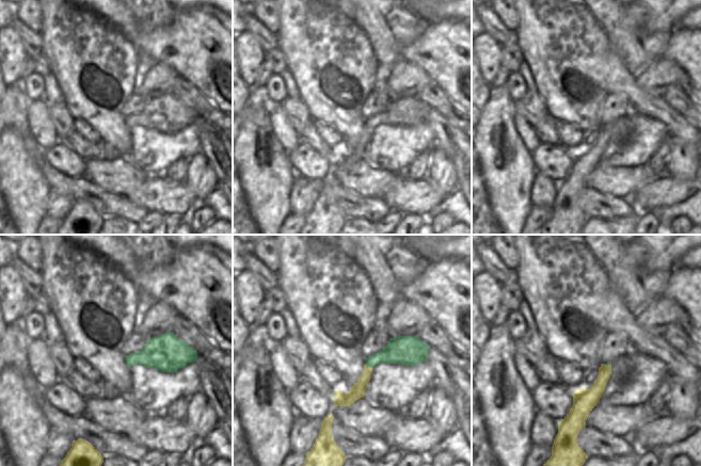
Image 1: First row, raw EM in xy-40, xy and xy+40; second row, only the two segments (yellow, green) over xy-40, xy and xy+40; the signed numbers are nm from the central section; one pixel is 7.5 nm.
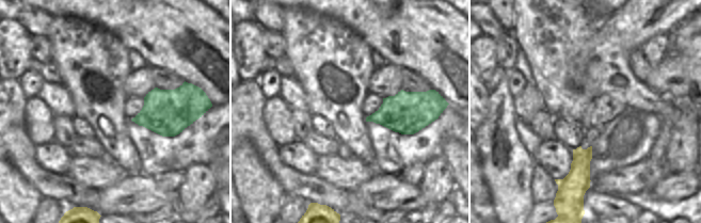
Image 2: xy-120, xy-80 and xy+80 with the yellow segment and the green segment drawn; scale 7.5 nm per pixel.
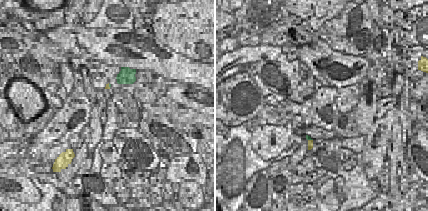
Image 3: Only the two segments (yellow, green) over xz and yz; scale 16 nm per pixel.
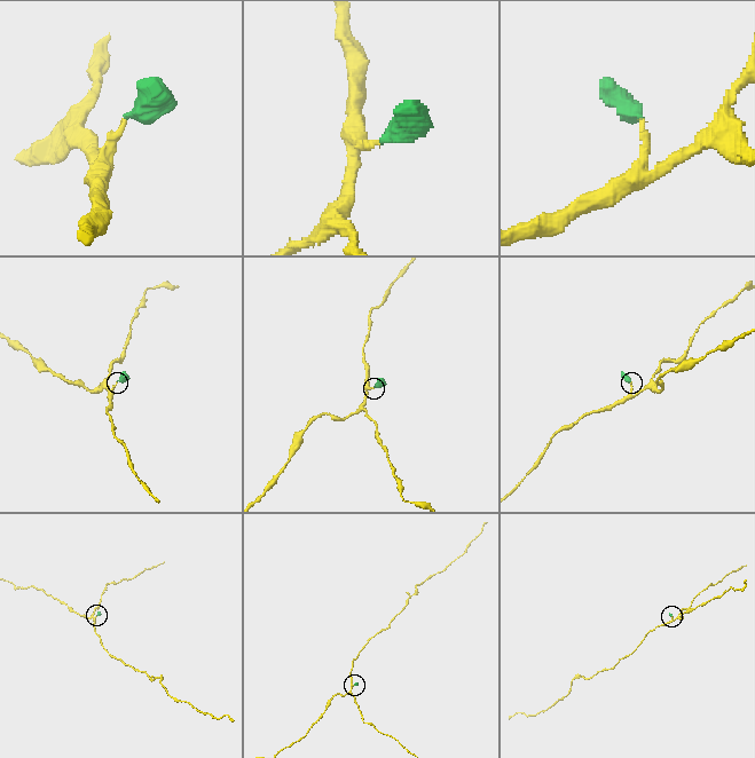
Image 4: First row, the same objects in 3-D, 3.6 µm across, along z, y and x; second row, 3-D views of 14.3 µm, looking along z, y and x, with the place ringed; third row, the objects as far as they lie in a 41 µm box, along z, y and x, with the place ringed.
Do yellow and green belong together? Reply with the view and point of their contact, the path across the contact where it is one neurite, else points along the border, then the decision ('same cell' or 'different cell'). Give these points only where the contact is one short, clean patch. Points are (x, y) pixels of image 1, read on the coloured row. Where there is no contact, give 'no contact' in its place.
meets yellow in xy at (368, 366); runs through xy (357, 389), (365, 378), (368, 366), (376, 358), (397, 351); same cell

